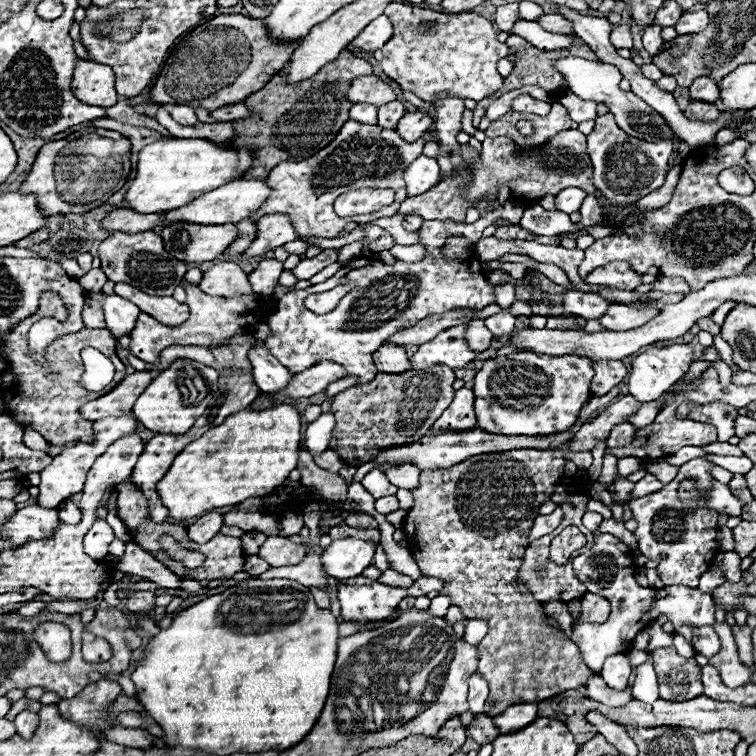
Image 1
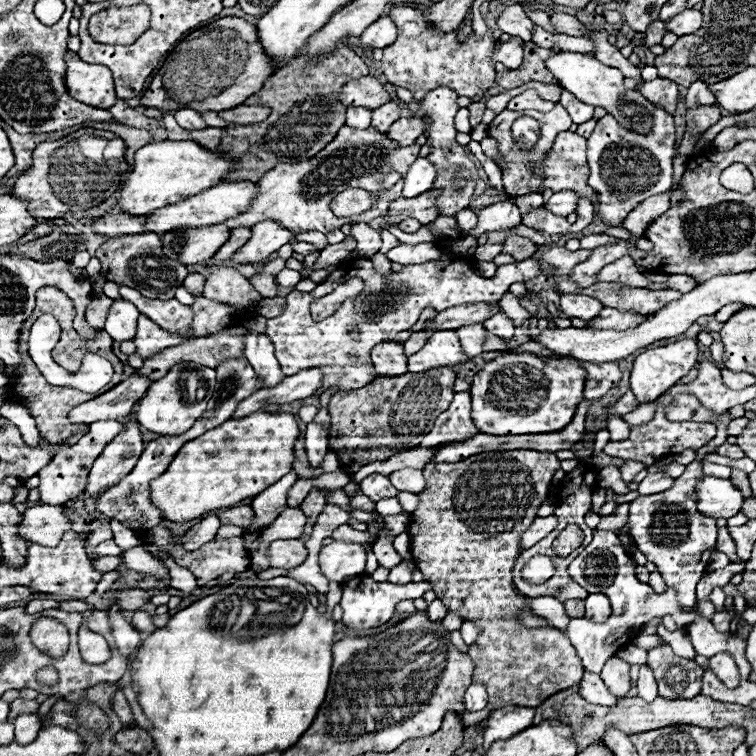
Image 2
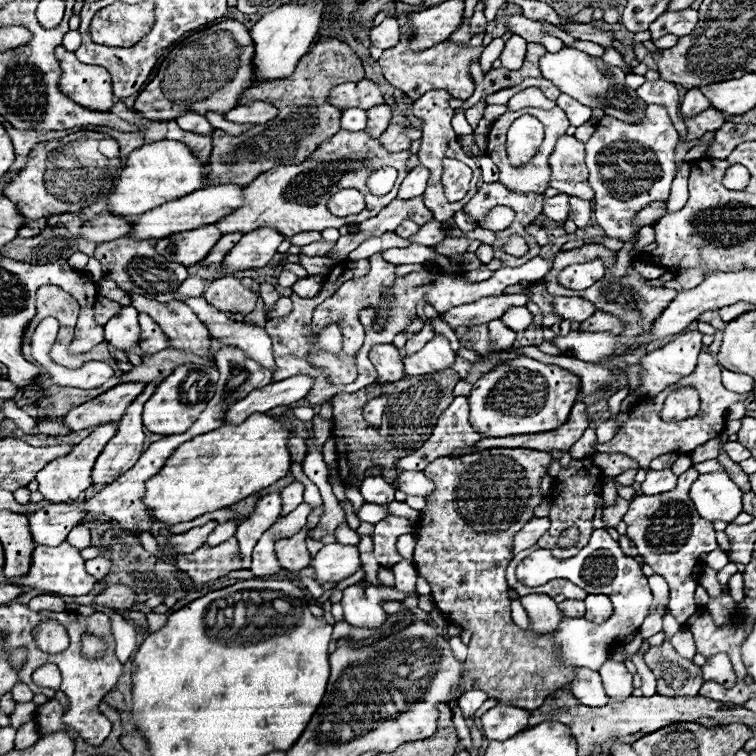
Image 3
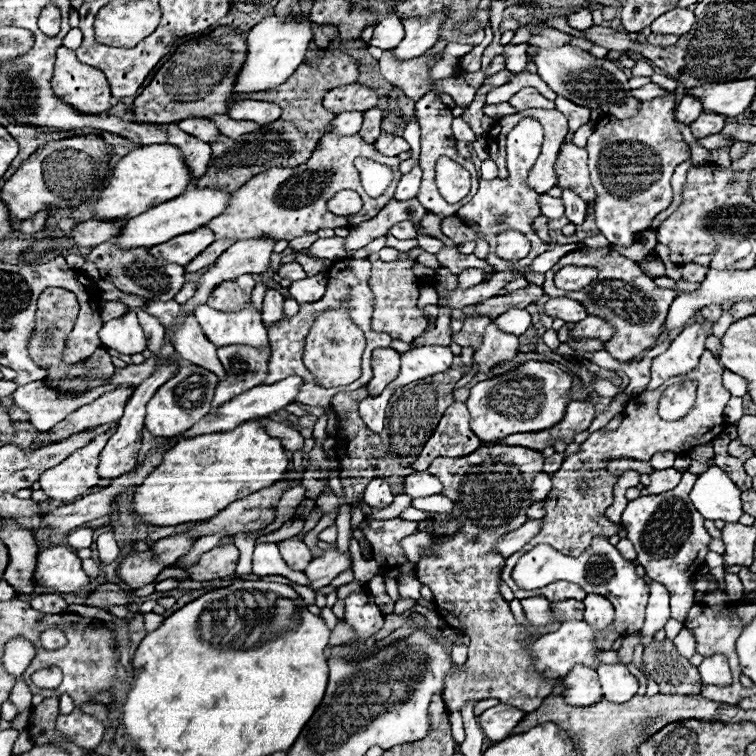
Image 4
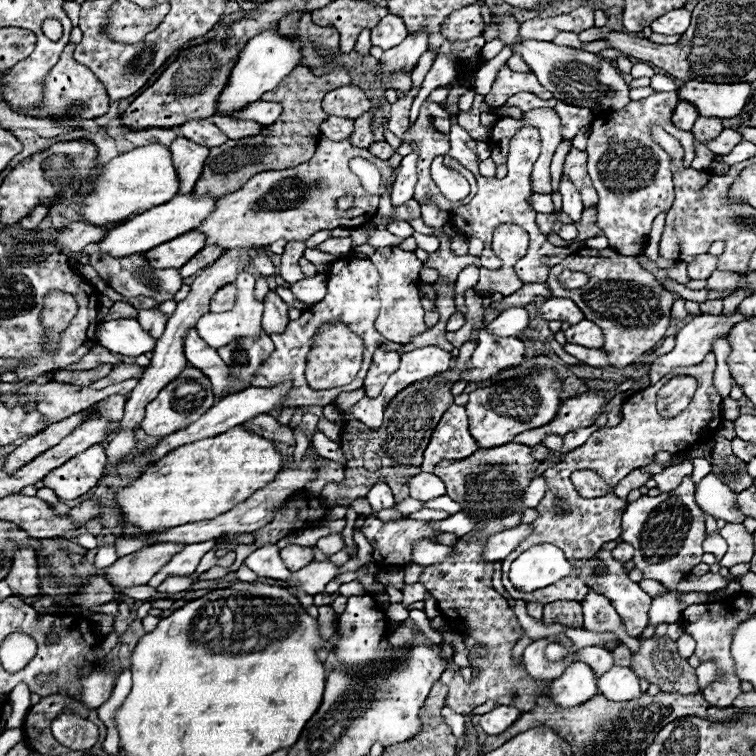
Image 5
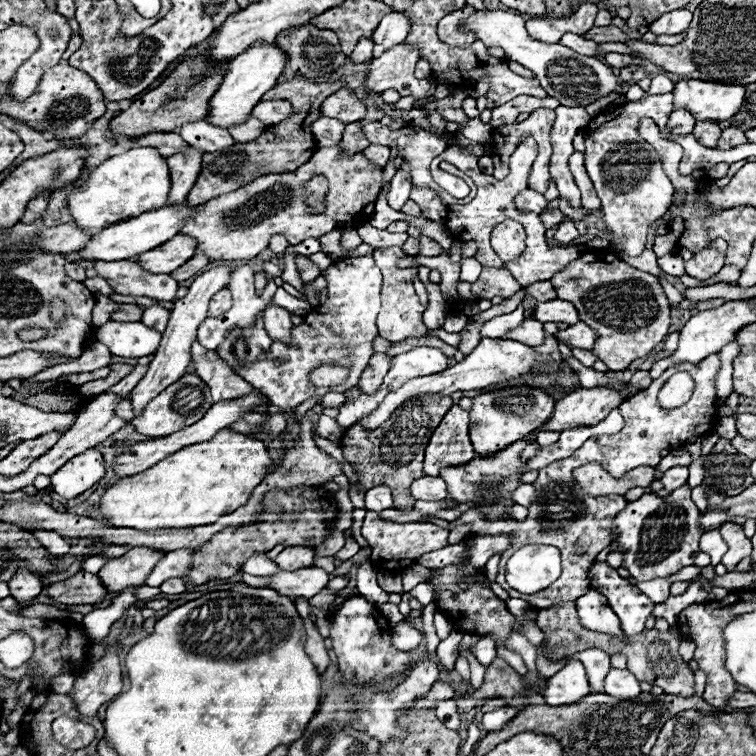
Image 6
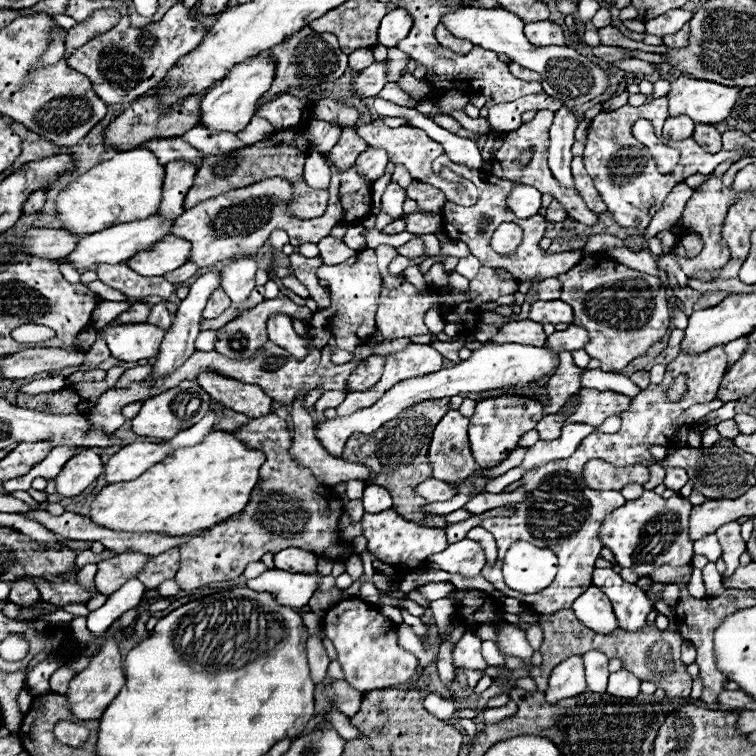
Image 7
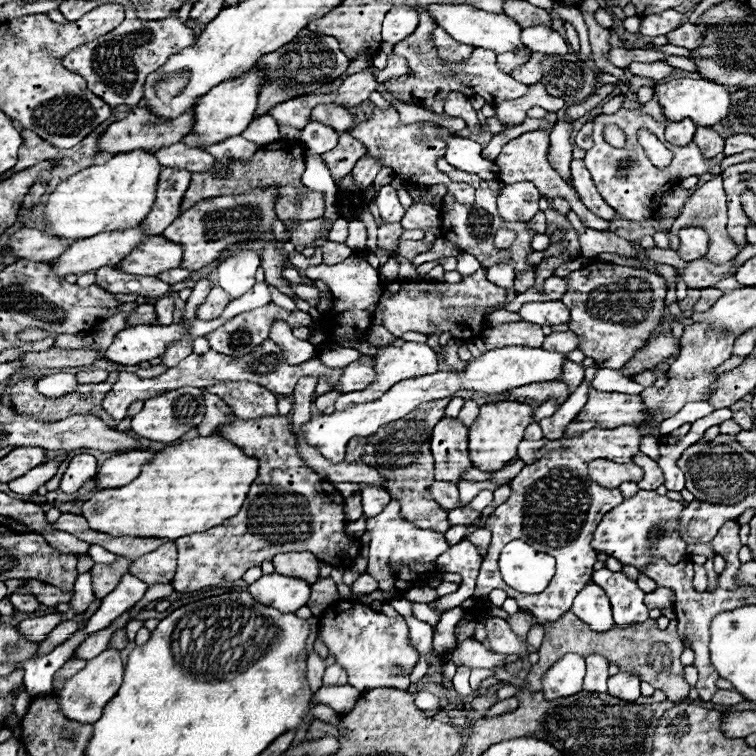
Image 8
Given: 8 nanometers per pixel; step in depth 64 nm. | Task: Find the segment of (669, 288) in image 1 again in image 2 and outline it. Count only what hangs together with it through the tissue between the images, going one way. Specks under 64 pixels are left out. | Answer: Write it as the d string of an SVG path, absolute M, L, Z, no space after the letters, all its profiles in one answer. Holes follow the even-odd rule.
M672 274L670 280L668 280L668 284L670 284L672 290L684 292L684 290L692 290L692 286L696 286L696 278L686 276L686 274Z

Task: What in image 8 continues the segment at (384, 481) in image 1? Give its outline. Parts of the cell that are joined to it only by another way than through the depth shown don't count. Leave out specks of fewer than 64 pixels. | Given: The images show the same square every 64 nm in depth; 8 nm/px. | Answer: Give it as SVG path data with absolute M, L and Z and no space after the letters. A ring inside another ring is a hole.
M364 486L360 490L360 496L362 496L362 506L364 506L366 518L378 516L390 502L390 494L380 486Z

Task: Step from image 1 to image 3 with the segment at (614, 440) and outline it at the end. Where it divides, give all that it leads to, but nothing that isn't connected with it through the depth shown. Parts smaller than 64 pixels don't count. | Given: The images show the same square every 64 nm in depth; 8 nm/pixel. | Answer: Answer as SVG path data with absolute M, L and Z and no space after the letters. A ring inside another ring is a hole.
M626 386L618 390L615 394L613 394L609 398L609 400L607 400L609 410L611 412L611 417L614 417L619 413L620 404L628 394L629 394L629 388Z

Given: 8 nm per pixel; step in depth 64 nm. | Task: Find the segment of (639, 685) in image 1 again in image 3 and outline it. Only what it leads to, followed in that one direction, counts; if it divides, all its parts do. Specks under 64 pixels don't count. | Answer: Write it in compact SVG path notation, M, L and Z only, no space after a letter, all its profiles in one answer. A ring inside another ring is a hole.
M644 666L643 668L644 672L642 673L639 672L639 675L641 674L642 680L640 689L643 693L643 696L650 697L656 694L657 692L657 682L654 679L653 673L651 671L648 672L647 670L649 669L647 669L647 667Z

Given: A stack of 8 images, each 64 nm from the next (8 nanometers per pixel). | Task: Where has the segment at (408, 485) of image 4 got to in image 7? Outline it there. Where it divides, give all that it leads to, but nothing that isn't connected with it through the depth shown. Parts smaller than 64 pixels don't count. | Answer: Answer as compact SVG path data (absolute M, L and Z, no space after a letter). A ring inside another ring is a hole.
M428 478L428 482L422 482L416 492L424 498L428 498L428 502L446 502L452 500L456 496L456 490L452 484L444 482L444 480L436 480L436 478Z

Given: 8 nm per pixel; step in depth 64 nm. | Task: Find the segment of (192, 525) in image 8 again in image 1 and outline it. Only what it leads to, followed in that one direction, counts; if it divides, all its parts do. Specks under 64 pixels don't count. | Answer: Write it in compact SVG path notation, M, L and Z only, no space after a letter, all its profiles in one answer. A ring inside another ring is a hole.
M290 404L270 410L240 410L190 442L164 478L156 482L156 492L174 520L196 518L214 508L236 506L248 498L264 496L296 468L300 436L300 412Z

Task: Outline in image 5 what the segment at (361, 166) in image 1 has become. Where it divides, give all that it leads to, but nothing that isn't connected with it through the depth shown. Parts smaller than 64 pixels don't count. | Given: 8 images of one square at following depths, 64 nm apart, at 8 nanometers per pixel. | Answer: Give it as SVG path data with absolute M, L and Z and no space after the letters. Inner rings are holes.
M322 140L316 148L316 154L308 162L288 170L260 172L254 178L250 178L240 190L218 198L214 210L194 228L194 232L204 234L208 246L216 244L222 248L222 254L226 254L228 250L264 248L280 238L288 242L300 242L320 230L360 228L374 218L380 194L372 196L362 188L360 178L354 176L348 166L352 158L366 158L378 166L378 170L384 176L380 190L384 190L384 184L392 180L394 172L388 168L388 162L378 162L378 158L372 158L372 154L368 154L366 148L356 148L348 140ZM316 180L322 180L322 184L316 186ZM348 194L356 198L354 206L348 212L340 212L336 208L338 198Z

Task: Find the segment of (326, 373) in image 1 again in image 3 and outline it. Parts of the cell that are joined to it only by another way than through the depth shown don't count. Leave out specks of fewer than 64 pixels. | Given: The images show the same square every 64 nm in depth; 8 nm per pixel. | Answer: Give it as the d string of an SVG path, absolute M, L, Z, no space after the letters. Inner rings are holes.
M300 374L300 376L290 376L286 380L256 388L246 398L240 398L224 412L222 424L240 424L244 422L244 418L256 412L266 414L276 406L290 406L292 402L302 400L304 394L310 390L310 386L312 386L312 378L306 374Z

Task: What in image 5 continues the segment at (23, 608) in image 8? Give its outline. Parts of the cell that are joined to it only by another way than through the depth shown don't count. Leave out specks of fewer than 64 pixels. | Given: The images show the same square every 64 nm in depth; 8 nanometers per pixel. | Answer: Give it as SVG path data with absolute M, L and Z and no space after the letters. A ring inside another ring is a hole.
M20 548L16 552L16 558L6 582L10 584L14 596L30 598L30 596L40 594L38 566L36 566L36 556L32 548Z

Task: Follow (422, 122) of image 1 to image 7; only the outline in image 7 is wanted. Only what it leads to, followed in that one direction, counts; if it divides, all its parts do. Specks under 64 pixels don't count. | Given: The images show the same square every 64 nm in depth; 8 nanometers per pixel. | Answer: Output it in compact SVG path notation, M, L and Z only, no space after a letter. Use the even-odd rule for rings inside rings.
M368 148L364 154L358 156L356 160L356 170L364 180L378 180L384 174L384 168L388 164L388 156L384 150L376 150L376 148Z

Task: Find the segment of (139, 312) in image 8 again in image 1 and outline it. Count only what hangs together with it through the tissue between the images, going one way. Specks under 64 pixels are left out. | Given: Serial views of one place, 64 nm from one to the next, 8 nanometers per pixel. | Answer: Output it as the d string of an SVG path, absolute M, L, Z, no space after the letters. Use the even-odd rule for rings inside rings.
M92 294L84 304L82 318L86 328L104 328L104 310L102 310L102 294Z

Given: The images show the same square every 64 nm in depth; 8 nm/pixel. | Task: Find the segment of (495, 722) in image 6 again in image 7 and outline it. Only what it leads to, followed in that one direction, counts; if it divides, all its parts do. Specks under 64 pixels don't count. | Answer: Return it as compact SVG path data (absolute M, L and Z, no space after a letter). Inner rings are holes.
M508 700L504 706L498 706L498 708L486 708L482 712L482 716L484 716L484 722L498 722L500 718L508 716L510 712L517 712L517 705L512 700Z

